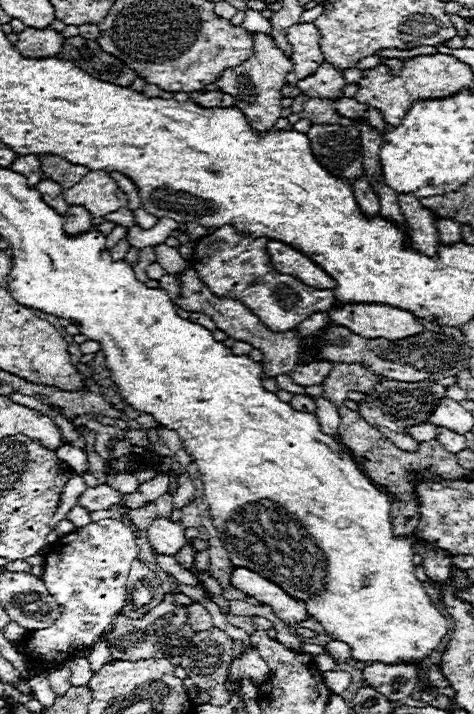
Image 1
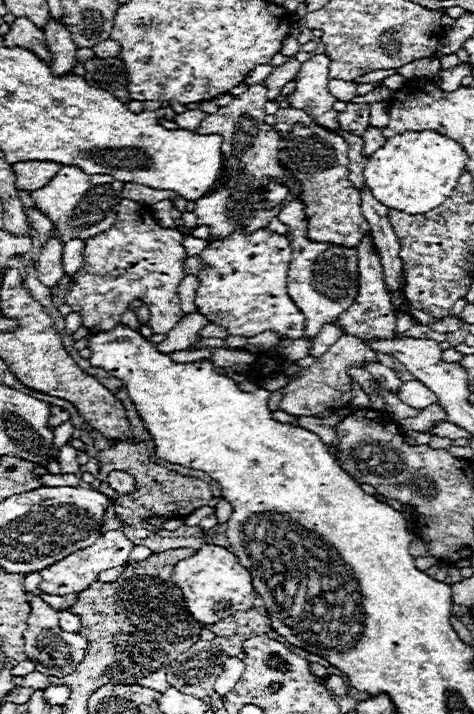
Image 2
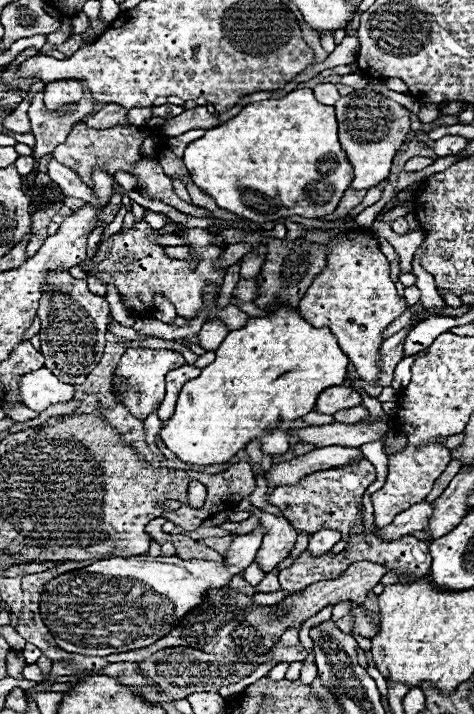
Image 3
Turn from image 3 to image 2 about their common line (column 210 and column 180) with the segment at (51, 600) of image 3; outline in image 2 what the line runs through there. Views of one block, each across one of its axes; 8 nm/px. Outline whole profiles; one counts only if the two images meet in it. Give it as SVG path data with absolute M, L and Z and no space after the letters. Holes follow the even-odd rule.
M204 544L194 556L180 560L174 566L172 578L182 590L190 614L204 624L214 624L216 620L230 616L232 610L250 610L256 598L250 572L238 564L236 556L228 548L216 544Z

